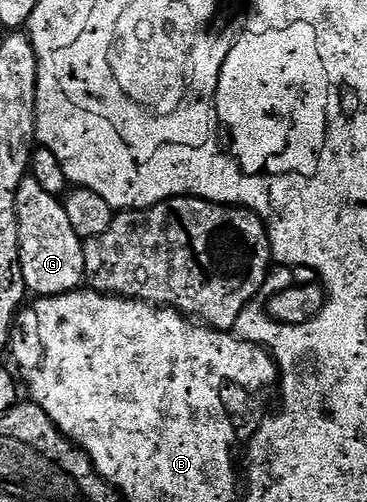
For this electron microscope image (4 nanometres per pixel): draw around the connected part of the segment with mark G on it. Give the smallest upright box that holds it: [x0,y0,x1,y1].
[16,179,84,298]

